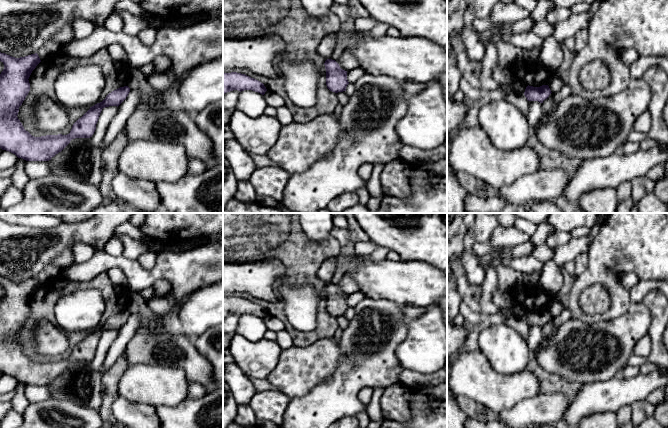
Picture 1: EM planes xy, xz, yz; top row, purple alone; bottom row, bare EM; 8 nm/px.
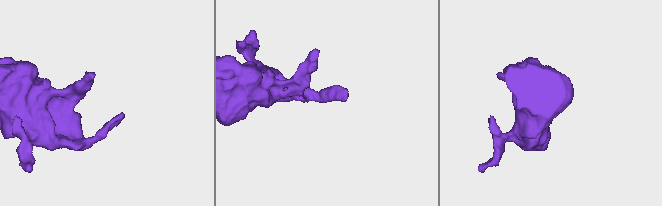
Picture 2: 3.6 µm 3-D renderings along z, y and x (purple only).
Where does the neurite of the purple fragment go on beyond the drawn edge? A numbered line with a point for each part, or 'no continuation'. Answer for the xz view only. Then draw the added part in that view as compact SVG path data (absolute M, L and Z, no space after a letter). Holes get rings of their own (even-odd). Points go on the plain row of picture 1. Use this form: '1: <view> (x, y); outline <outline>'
no continuation

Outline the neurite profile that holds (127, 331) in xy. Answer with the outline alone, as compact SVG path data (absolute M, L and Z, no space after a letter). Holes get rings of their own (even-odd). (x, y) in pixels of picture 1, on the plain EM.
M130 314L126 323L118 330L117 338L109 347L103 371L109 369L120 356L124 355L126 345L135 335L139 321L140 318L137 314Z

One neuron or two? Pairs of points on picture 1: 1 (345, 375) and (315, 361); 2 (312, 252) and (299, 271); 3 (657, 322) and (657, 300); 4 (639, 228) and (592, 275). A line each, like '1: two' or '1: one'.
1: two
2: one
3: one
4: one

